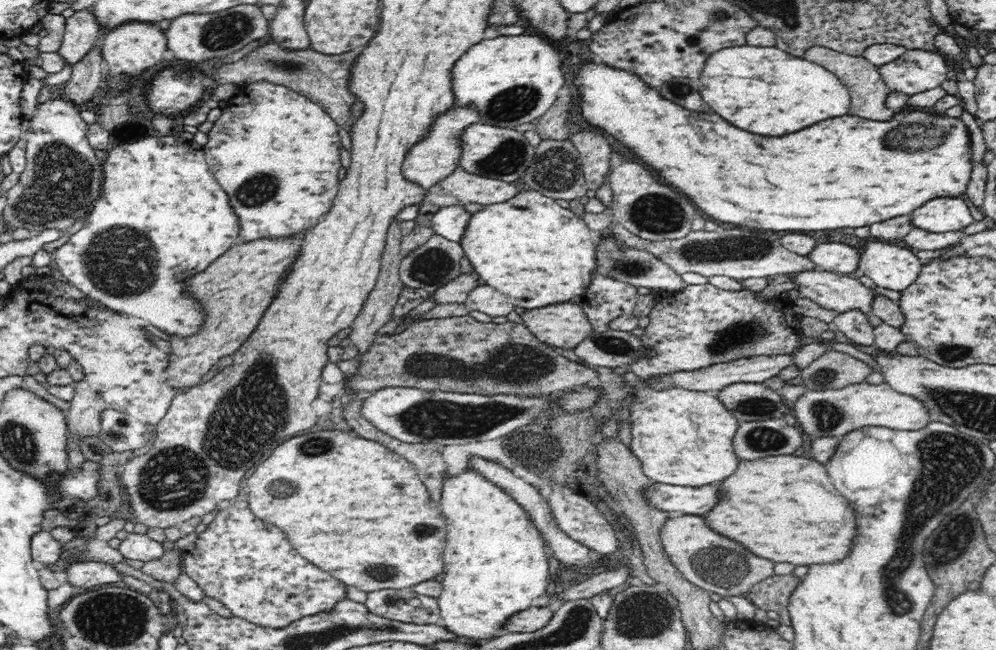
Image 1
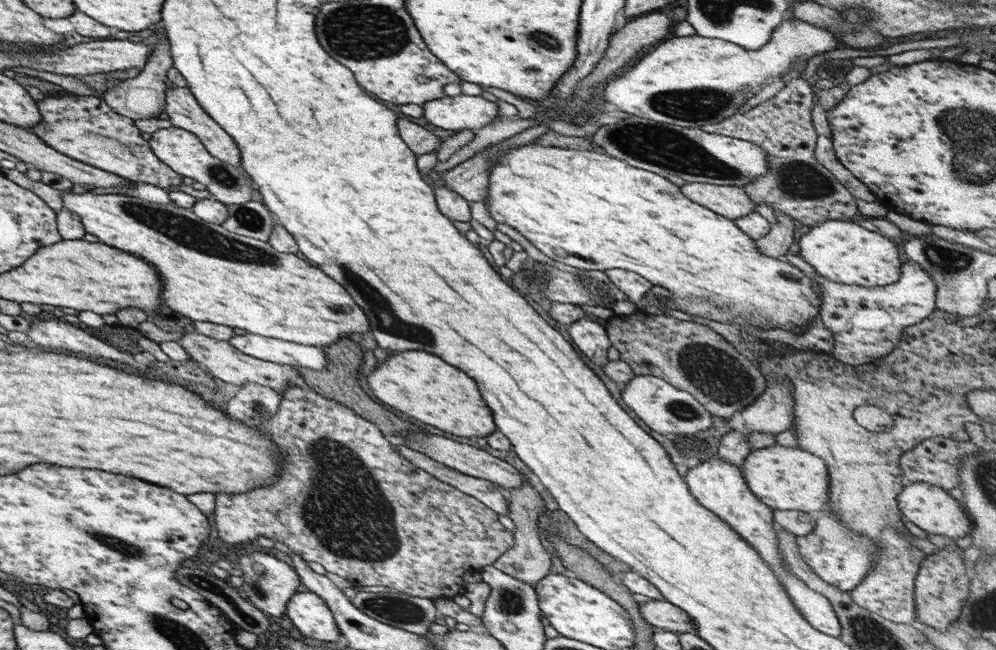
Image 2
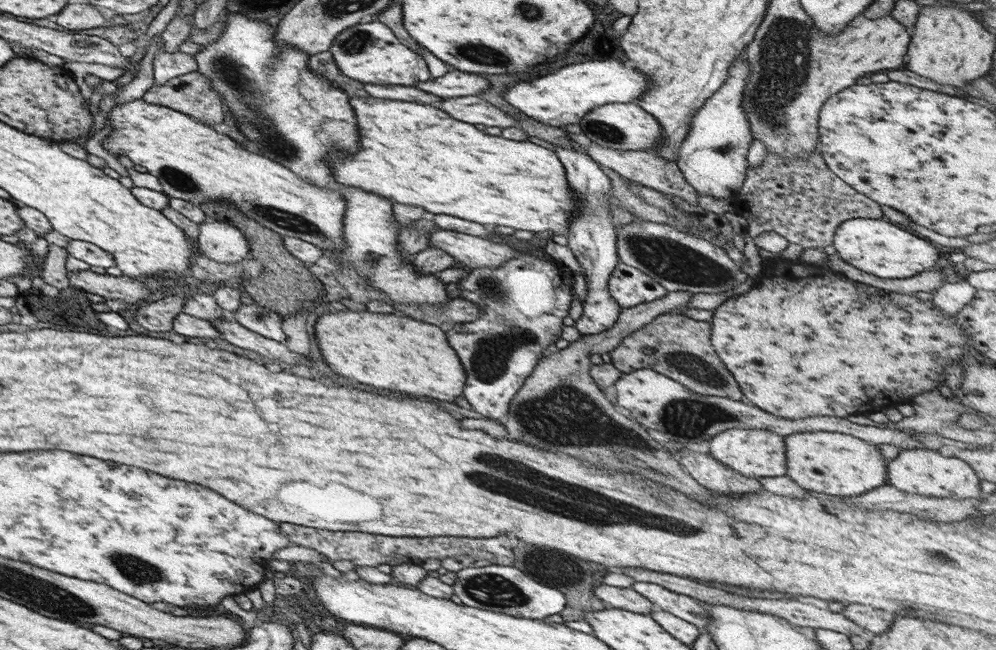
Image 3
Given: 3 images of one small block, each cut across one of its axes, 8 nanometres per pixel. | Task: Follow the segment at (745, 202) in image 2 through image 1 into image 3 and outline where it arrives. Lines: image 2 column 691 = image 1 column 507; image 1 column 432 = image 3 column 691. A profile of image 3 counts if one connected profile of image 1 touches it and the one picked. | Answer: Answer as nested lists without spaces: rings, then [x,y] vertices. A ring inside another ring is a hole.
[[[591,143],[584,151],[600,166],[610,168],[619,176],[626,180],[639,183],[647,188],[658,191],[659,193],[676,196],[689,204],[697,204],[695,200],[699,193],[687,184],[681,171],[677,168],[676,161],[662,159],[659,155],[651,151],[639,150],[613,150],[611,148],[601,148]]]

